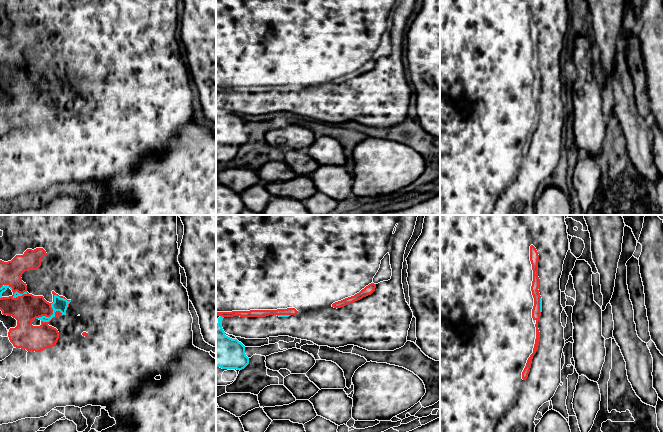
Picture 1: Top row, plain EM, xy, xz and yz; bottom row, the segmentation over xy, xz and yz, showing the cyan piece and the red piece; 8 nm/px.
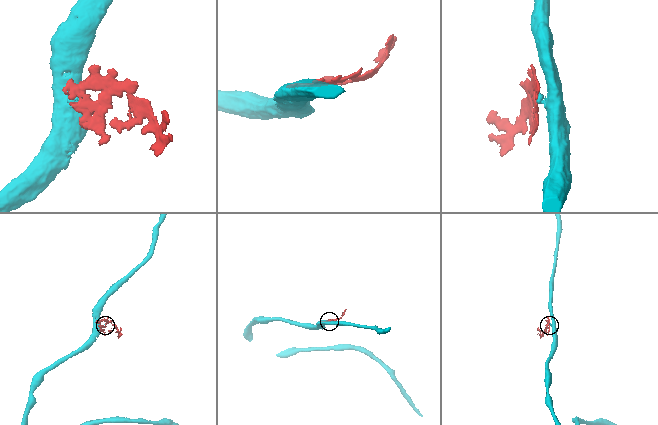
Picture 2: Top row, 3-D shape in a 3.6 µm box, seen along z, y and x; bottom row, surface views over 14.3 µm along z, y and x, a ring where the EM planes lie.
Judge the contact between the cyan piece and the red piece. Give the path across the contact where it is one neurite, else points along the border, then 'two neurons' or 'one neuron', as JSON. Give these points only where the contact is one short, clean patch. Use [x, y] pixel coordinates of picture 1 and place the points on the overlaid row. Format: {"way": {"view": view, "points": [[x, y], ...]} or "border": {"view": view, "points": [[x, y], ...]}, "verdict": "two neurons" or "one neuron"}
{"verdict": "two neurons"}

